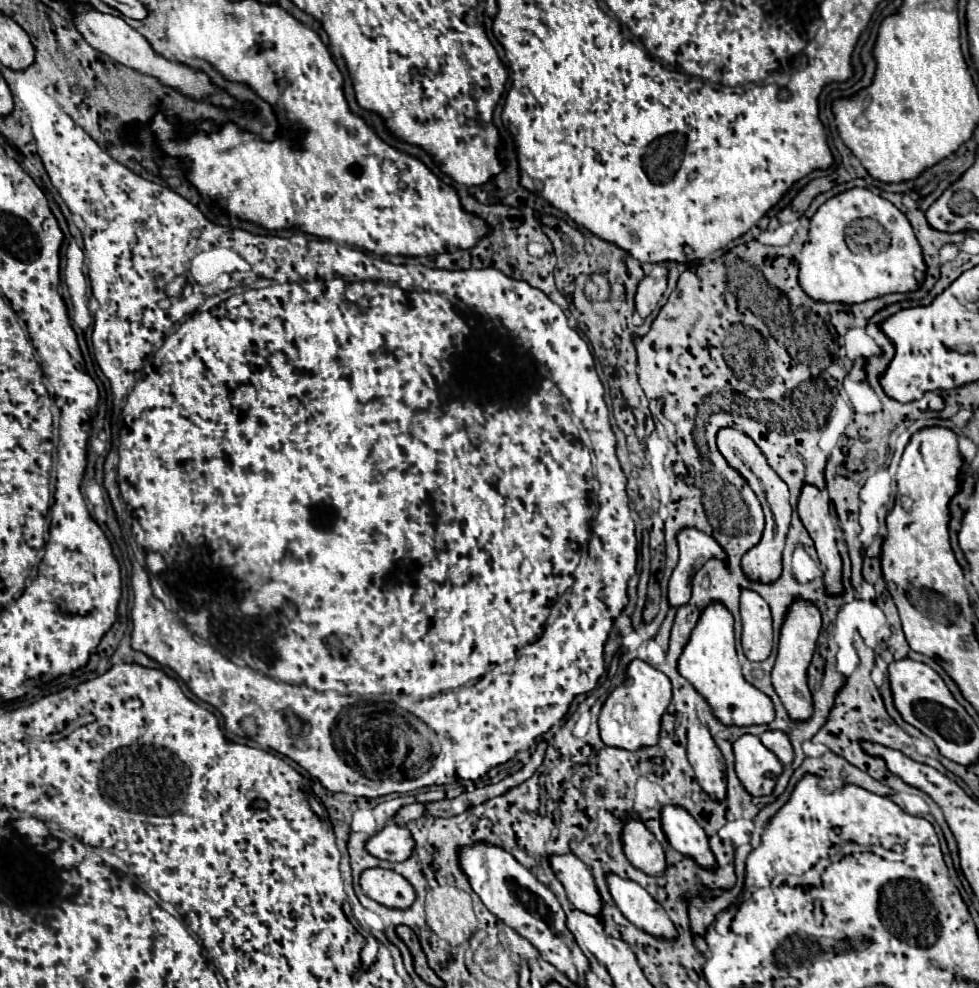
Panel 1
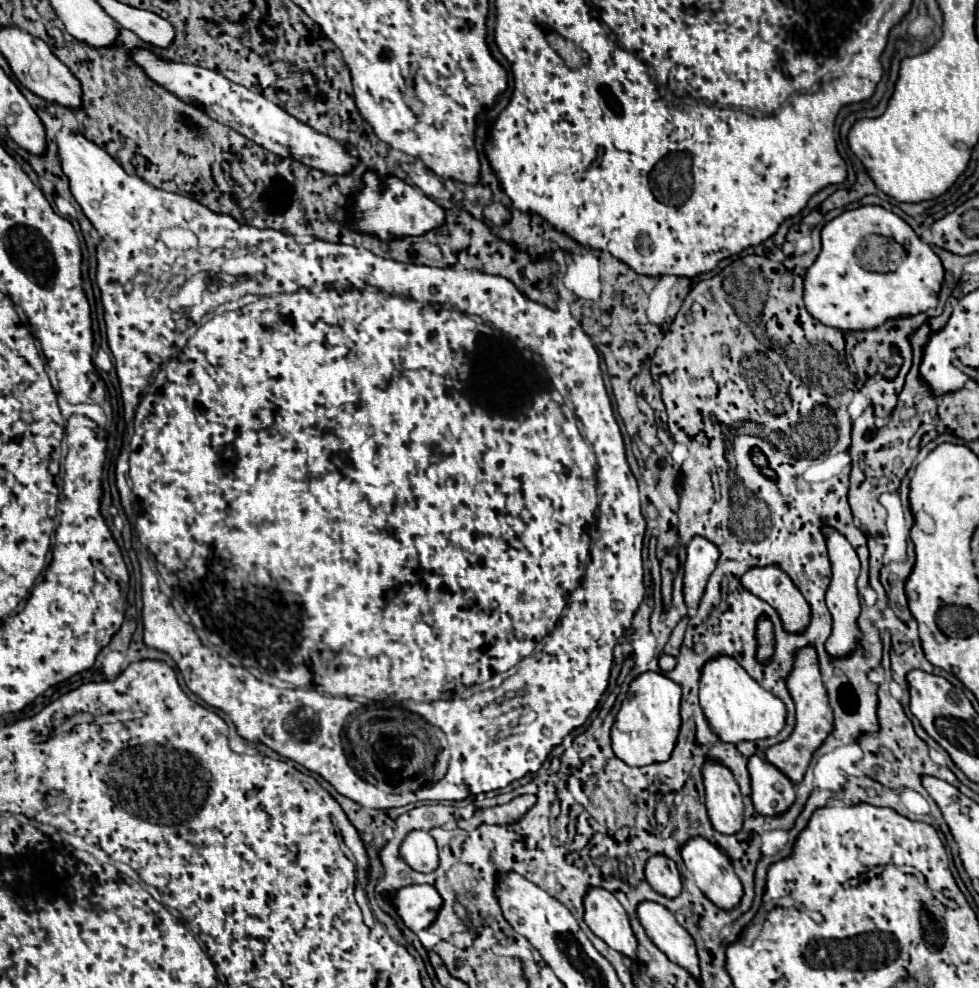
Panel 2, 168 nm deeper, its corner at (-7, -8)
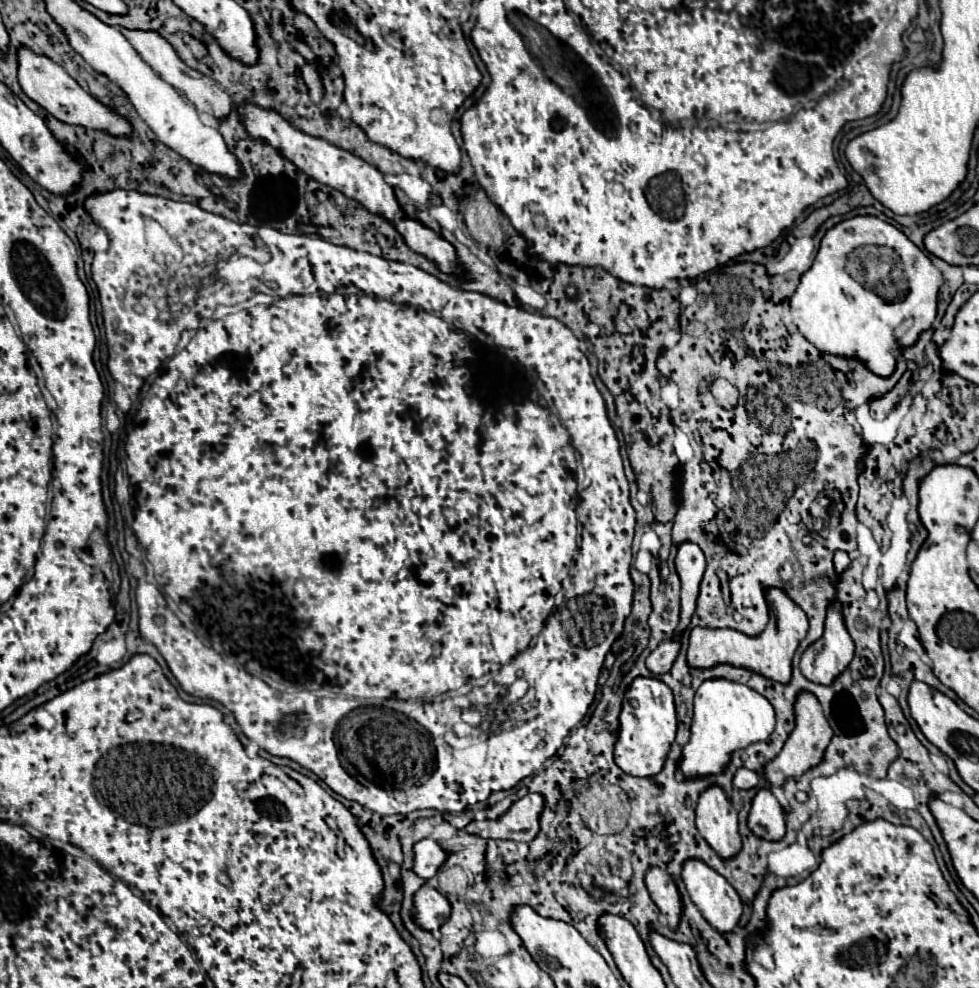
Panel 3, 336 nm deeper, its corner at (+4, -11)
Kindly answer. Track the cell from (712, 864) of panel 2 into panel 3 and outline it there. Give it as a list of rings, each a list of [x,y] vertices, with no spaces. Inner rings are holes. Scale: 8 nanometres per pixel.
[[[687,859],[683,863],[683,873],[681,879],[689,891],[691,901],[697,905],[697,909],[701,911],[701,915],[713,925],[717,927],[717,931],[733,931],[733,927],[737,925],[743,905],[741,899],[737,895],[737,891],[729,885],[729,881],[719,875],[717,871],[713,871],[709,865],[705,865],[701,859]]]

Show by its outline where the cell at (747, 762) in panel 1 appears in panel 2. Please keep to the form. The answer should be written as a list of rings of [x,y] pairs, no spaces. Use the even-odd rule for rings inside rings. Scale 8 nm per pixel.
[[[760,756],[748,762],[752,778],[752,802],[762,816],[780,816],[794,804],[794,784]]]

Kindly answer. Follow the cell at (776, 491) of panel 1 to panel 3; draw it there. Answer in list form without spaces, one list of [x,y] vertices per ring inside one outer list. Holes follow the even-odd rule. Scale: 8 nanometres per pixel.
[[[777,587],[765,589],[765,601],[769,605],[769,623],[765,631],[757,637],[749,637],[729,628],[693,627],[689,631],[689,651],[687,651],[689,665],[705,669],[717,663],[731,663],[737,667],[749,667],[751,671],[761,671],[761,675],[773,681],[787,683],[791,679],[793,653],[807,635],[807,615],[797,603],[793,603],[793,599],[783,589]]]

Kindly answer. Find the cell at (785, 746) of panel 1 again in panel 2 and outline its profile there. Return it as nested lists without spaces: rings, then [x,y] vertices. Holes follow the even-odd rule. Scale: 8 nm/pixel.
[[[812,646],[802,648],[796,654],[794,670],[788,676],[788,690],[790,690],[792,700],[796,704],[796,728],[788,740],[766,750],[766,760],[772,766],[776,766],[784,776],[788,776],[794,784],[800,784],[800,780],[804,778],[804,772],[812,760],[812,754],[822,746],[822,742],[834,730],[834,714],[832,714],[828,694],[826,694],[826,688],[824,688],[820,670],[818,670],[816,650]]]

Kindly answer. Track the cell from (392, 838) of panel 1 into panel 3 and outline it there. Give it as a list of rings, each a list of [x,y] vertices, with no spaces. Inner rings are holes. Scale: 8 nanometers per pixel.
[[[427,837],[413,845],[413,871],[421,879],[431,879],[443,863],[445,851],[435,843],[435,839]]]

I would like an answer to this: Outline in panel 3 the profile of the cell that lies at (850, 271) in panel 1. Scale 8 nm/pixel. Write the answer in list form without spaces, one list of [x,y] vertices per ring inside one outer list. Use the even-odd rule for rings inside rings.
[[[857,215],[851,219],[845,219],[841,223],[837,223],[835,227],[831,227],[819,245],[819,251],[815,255],[813,265],[801,275],[801,281],[797,285],[795,295],[791,297],[791,313],[793,313],[793,323],[799,327],[799,331],[803,333],[803,337],[807,341],[811,341],[819,351],[825,353],[833,353],[833,355],[845,355],[845,357],[857,357],[861,359],[875,375],[891,375],[895,371],[895,361],[897,355],[901,355],[901,349],[907,345],[913,345],[917,341],[917,335],[925,329],[931,327],[931,323],[935,321],[937,315],[937,291],[941,287],[943,279],[941,279],[941,271],[931,263],[931,259],[919,249],[915,247],[897,227],[873,217],[873,215]],[[863,245],[879,245],[879,247],[891,247],[897,253],[897,265],[903,265],[904,275],[908,282],[907,295],[903,295],[901,301],[893,301],[887,303],[883,297],[879,297],[877,293],[865,289],[861,285],[859,279],[853,277],[851,265],[847,261],[849,253],[857,247]],[[913,319],[913,321],[911,321]],[[907,323],[907,325],[905,325]],[[903,325],[903,347],[899,343],[897,331]],[[909,325],[917,325],[917,331],[909,333]]]

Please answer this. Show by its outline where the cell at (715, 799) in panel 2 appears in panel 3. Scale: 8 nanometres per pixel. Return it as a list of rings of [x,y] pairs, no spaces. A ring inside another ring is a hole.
[[[719,785],[707,787],[697,801],[697,829],[701,837],[721,855],[729,857],[741,849],[737,833],[737,811]]]

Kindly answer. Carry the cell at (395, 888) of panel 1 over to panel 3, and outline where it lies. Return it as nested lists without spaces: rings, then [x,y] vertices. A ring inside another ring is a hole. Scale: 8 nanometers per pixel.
[[[423,885],[413,895],[413,921],[425,931],[437,931],[449,917],[449,901],[429,885]]]

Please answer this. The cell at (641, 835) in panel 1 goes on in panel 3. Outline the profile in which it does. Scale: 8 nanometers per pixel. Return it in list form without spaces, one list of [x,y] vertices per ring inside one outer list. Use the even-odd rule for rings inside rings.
[[[649,867],[645,875],[645,885],[649,889],[653,903],[667,917],[669,927],[677,927],[681,915],[681,897],[671,875],[659,867]]]

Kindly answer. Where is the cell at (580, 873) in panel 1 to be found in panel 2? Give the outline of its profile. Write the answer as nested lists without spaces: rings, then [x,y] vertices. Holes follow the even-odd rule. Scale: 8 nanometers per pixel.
[[[592,888],[584,898],[584,908],[584,920],[598,938],[602,938],[610,948],[622,952],[634,964],[642,964],[638,958],[638,940],[630,926],[628,914],[610,892]]]

